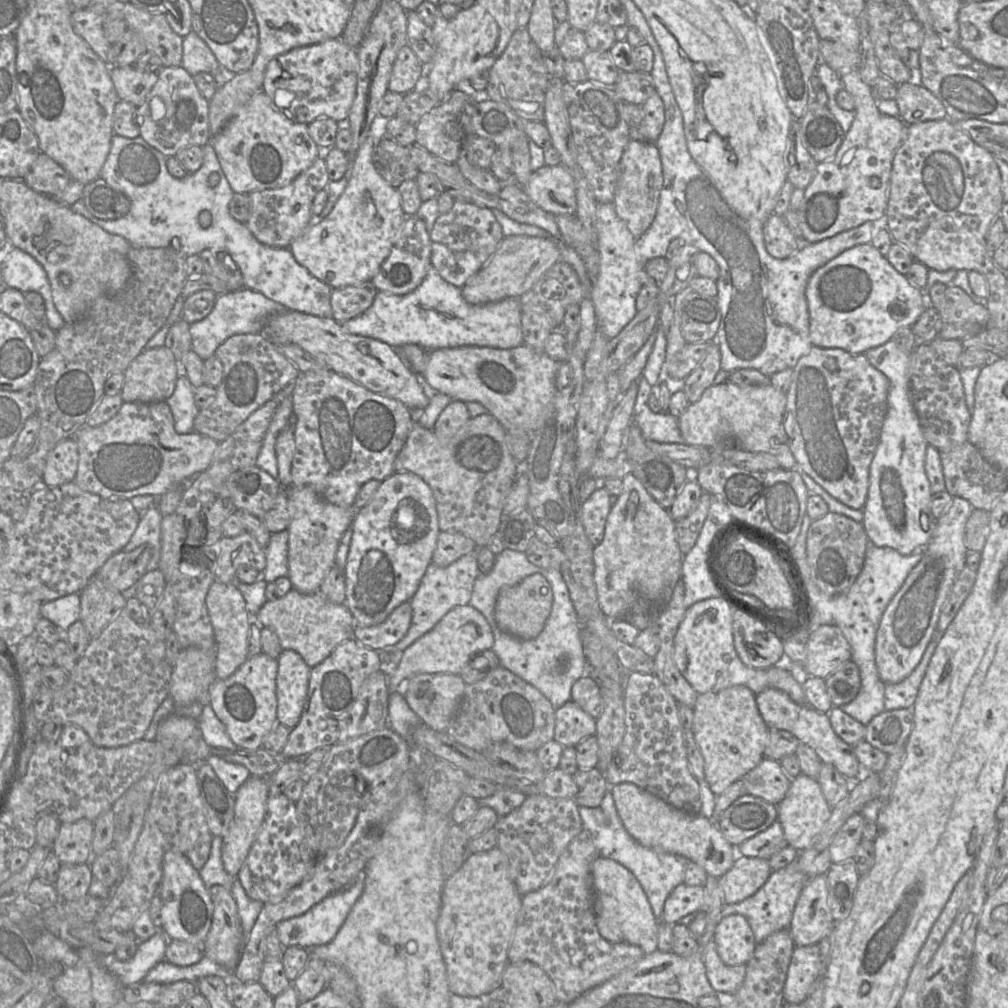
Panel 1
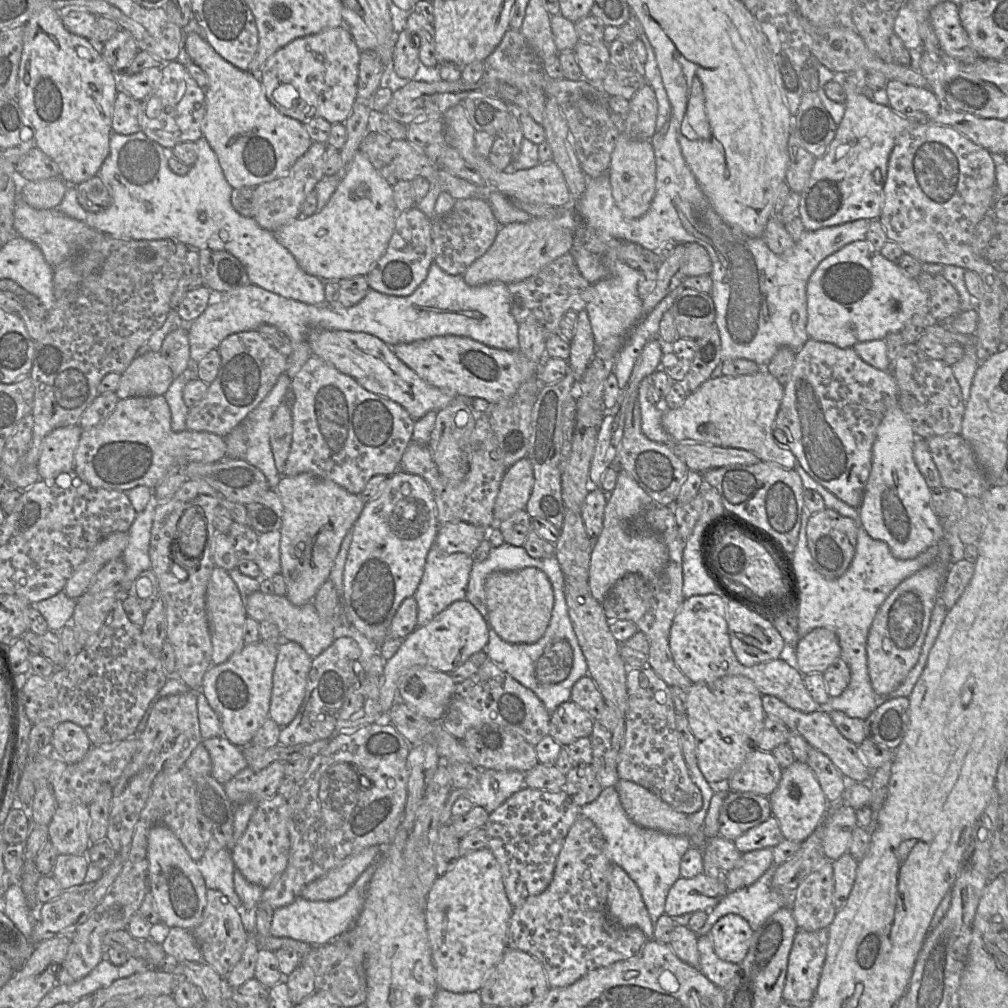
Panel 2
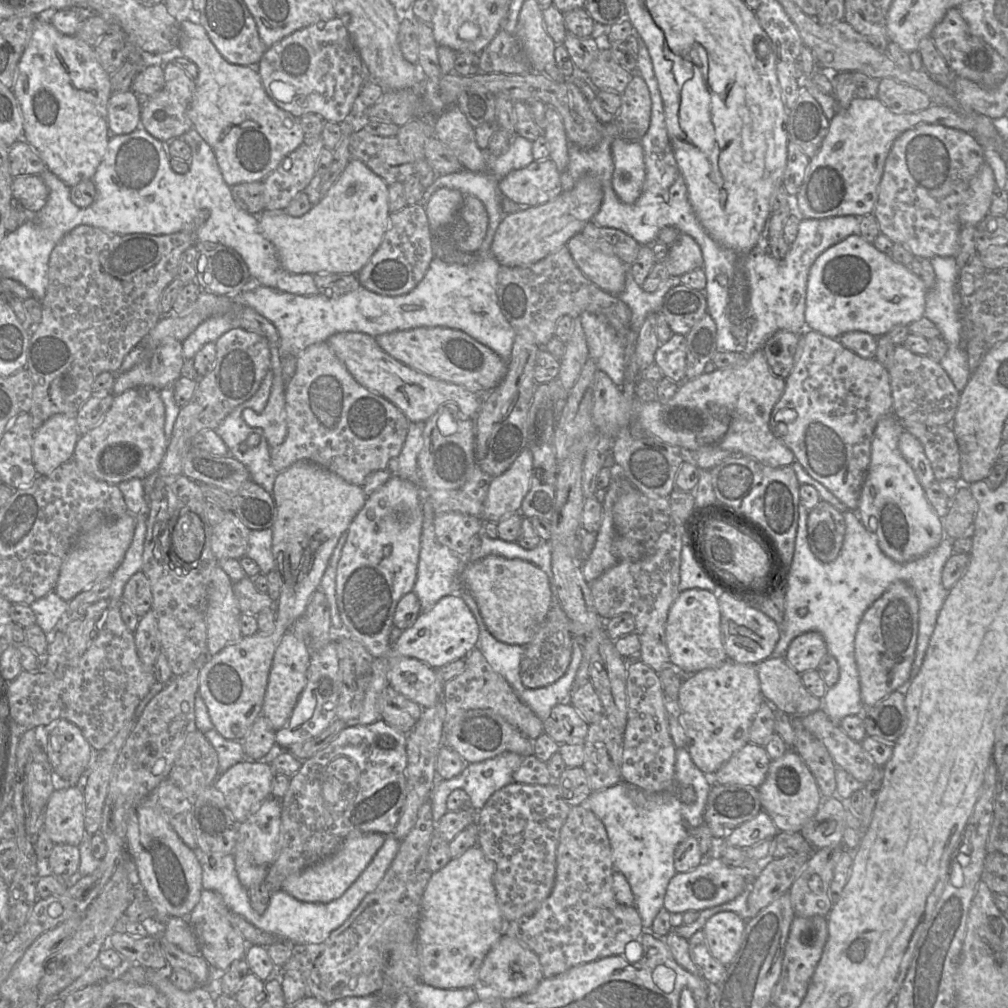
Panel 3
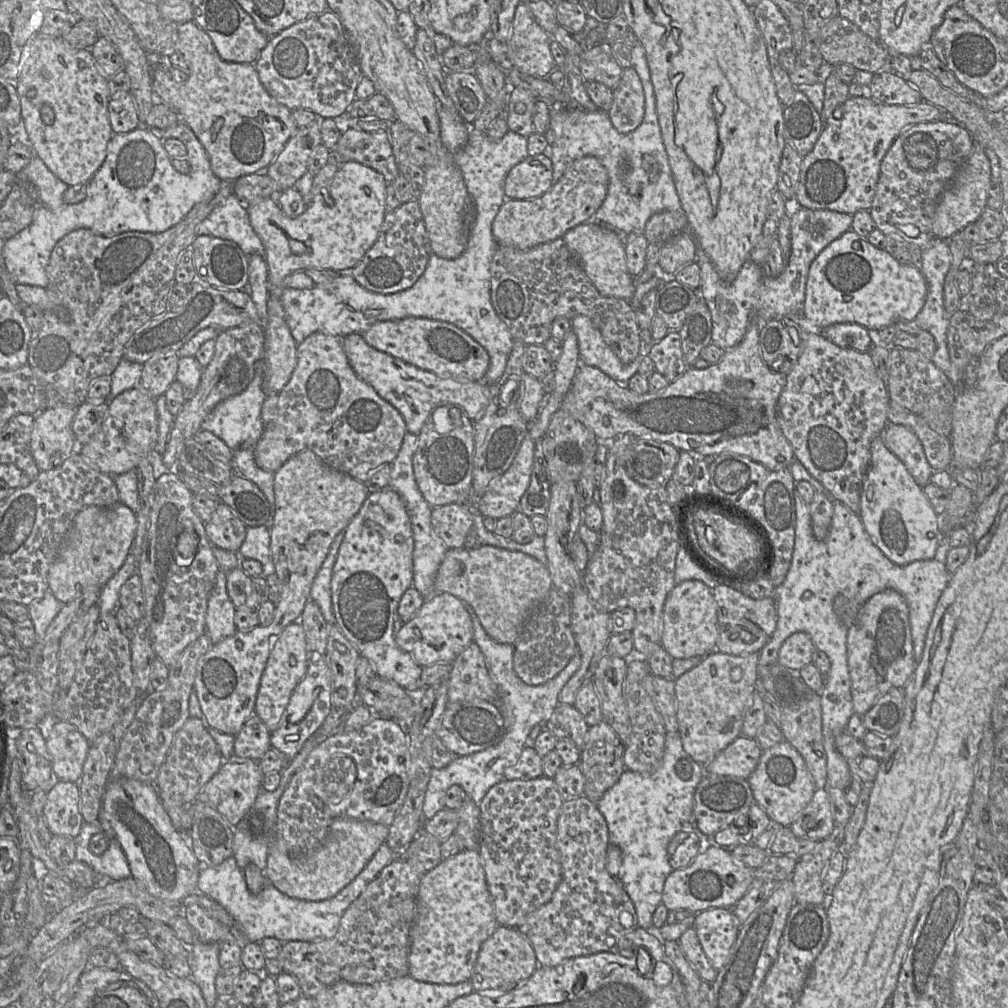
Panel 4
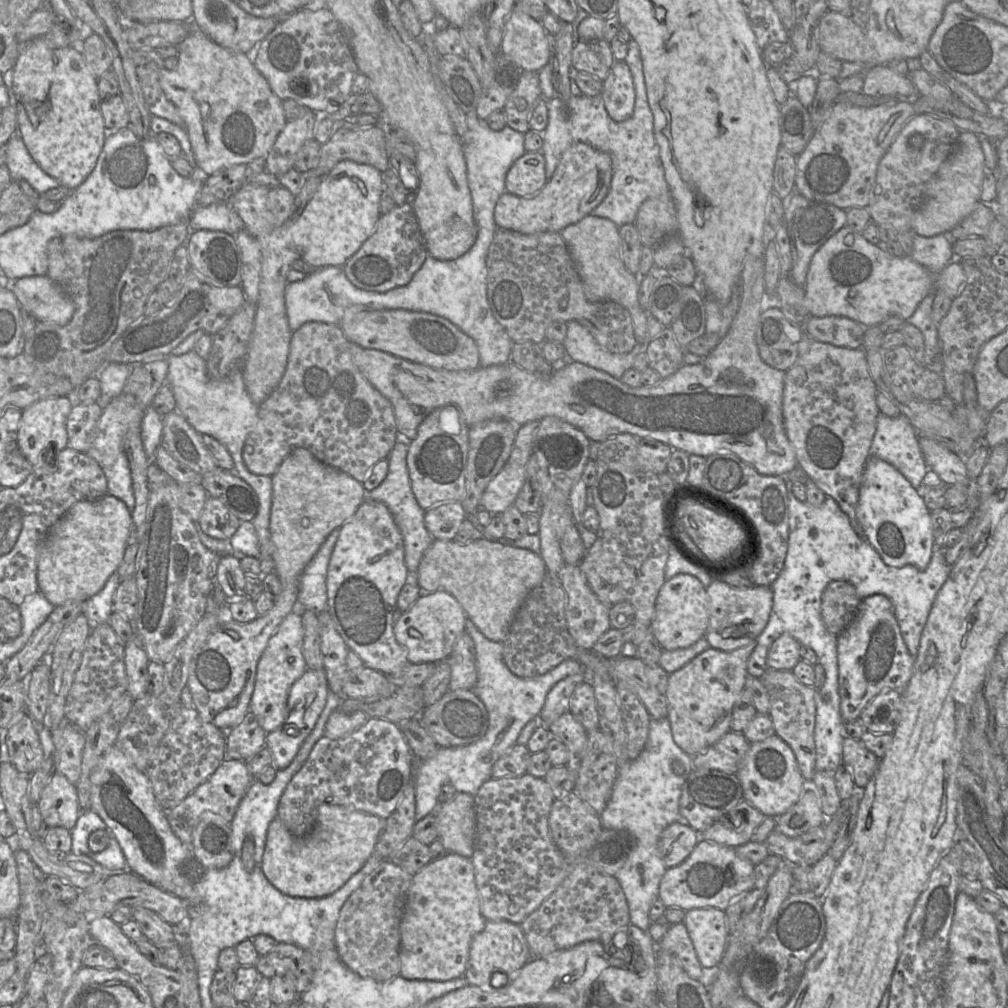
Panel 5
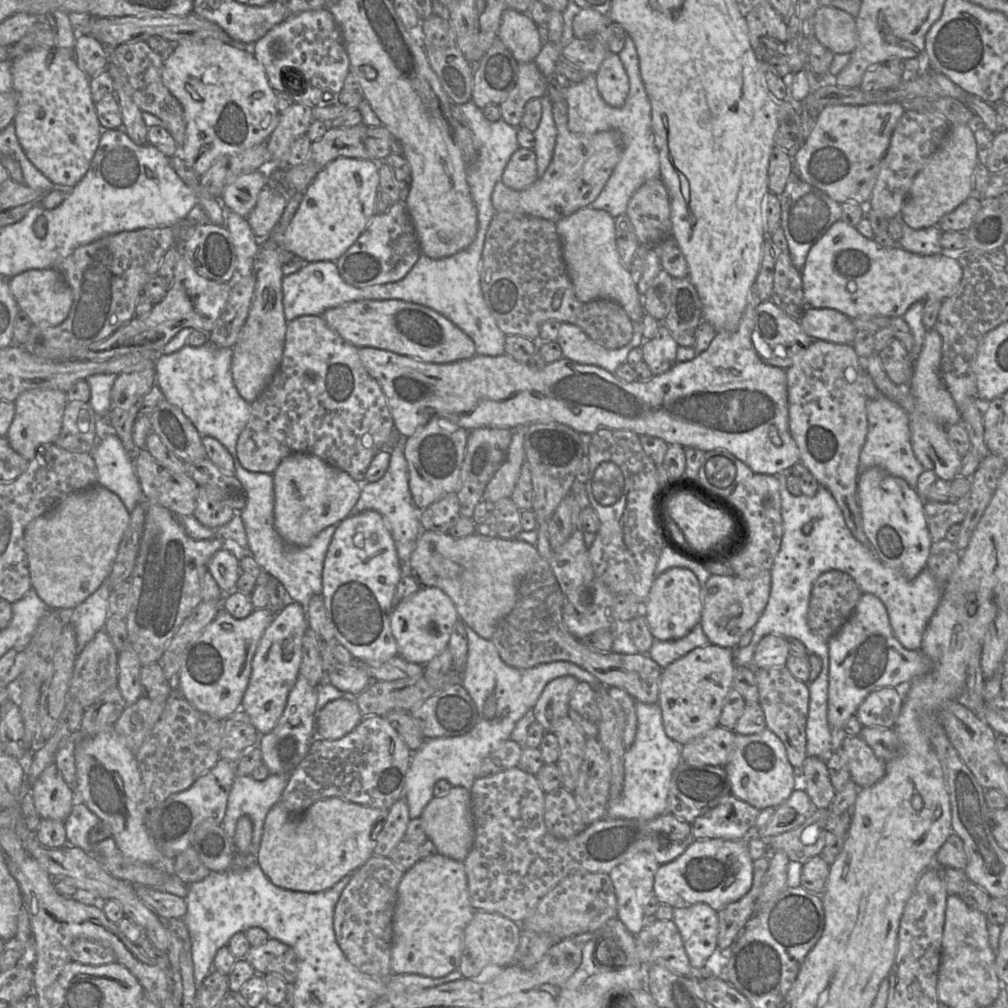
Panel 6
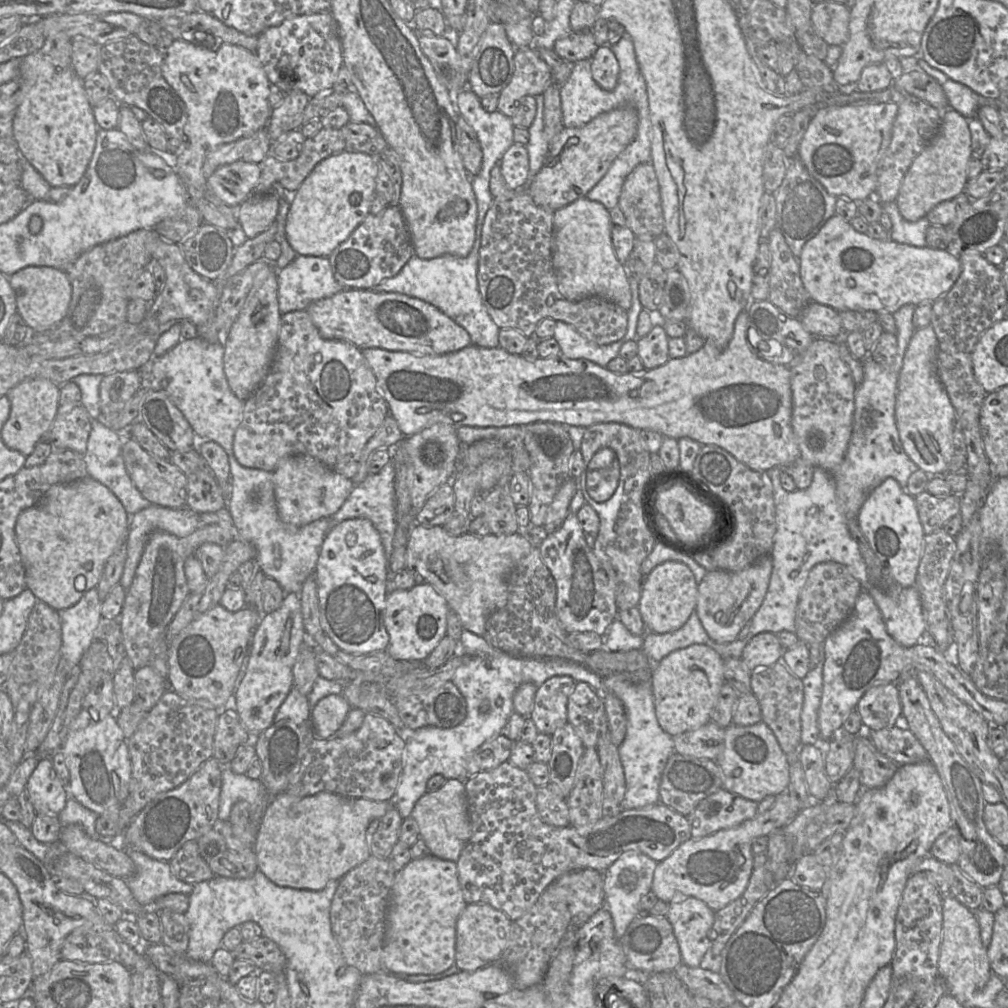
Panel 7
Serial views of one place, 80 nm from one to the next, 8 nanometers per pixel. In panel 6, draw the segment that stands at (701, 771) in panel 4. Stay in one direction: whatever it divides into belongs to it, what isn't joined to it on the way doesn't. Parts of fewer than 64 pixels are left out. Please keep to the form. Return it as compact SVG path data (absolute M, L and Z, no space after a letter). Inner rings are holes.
M635 703L637 731L634 743L624 756L624 786L618 803L609 805L608 819L654 819L667 812L667 797L673 771L682 761L681 746L664 731L658 704ZM639 852L608 874L617 897L619 919L636 935L647 919L643 907L654 894L654 877L660 864L650 852Z

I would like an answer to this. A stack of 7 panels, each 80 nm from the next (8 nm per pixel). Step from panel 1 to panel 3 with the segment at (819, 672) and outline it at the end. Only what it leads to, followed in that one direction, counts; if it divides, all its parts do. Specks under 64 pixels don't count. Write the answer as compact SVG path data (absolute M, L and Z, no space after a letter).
M808 631L791 641L785 653L785 659L795 671L802 674L817 670L820 661L827 654L827 645L822 634Z

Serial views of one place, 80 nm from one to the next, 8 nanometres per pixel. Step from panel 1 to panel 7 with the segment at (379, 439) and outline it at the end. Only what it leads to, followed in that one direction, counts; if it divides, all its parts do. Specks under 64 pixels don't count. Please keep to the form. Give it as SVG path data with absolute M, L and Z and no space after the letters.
M306 311L285 313L281 315L278 343L270 370L261 385L244 401L242 420L234 434L234 455L243 467L261 469L268 472L274 472L279 461L285 457L305 455L315 458L337 473L351 479L358 471L360 457L366 443L375 434L388 414L388 405L381 393L374 373L363 357L362 350L349 342L327 340L321 337Z

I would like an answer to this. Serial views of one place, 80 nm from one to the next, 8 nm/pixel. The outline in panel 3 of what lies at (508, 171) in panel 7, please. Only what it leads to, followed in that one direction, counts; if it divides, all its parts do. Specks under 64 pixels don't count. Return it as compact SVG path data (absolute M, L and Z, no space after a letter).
M549 158L534 160L528 166L513 170L504 176L499 182L499 189L503 196L523 206L537 206L548 202L563 192L561 173L555 163Z

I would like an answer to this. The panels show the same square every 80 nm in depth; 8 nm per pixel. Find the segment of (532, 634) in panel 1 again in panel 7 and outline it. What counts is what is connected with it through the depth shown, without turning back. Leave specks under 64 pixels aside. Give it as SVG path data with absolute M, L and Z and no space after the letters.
M414 523L408 534L405 569L413 573L416 584L430 584L446 600L449 608L459 617L463 629L482 636L490 614L507 603L509 573L523 557L530 553L532 547L531 543L519 533L484 536L465 533L451 536L442 526L428 527Z

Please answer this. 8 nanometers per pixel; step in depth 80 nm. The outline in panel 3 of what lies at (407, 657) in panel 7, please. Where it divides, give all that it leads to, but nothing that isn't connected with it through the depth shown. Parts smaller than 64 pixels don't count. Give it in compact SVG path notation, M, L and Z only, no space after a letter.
M458 594L442 597L430 610L420 612L412 626L402 631L395 642L395 654L411 657L433 669L463 659L477 647L479 627L465 601Z

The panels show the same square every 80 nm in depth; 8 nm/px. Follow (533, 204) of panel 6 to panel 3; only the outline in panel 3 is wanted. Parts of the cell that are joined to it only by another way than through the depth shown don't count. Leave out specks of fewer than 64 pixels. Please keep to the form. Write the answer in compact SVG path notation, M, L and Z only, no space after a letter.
M584 175L572 189L563 191L548 202L504 215L494 234L491 253L503 266L534 264L566 246L574 235L580 233L599 211L602 200L600 181L592 175Z

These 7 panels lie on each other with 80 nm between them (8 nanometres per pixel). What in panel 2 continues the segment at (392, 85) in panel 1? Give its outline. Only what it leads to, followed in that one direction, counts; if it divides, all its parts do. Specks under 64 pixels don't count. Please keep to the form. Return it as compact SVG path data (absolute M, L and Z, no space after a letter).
M406 28L397 35L392 69L399 78L412 80L418 70L420 38Z

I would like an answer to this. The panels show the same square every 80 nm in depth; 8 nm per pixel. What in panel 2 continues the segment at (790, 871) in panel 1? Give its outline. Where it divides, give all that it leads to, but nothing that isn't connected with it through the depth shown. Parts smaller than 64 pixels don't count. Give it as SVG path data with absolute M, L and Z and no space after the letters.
M772 865L756 882L751 884L750 886L738 889L734 892L728 892L728 894L711 910L707 911L708 916L705 924L695 932L697 936L702 936L709 934L712 926L724 915L734 913L743 917L751 927L753 931L757 930L773 913L779 910L782 907L789 906L793 911L793 895L792 896L784 896L777 891L775 891L772 887L772 879L774 873L776 871L776 866Z

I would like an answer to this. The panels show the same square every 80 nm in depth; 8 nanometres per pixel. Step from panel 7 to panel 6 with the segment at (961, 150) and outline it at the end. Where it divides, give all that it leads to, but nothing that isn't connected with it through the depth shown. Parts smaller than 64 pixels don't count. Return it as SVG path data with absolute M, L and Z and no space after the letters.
M968 124L951 125L938 149L914 178L902 205L901 216L913 229L936 225L947 213L964 202L972 192L972 176L978 163L974 132Z

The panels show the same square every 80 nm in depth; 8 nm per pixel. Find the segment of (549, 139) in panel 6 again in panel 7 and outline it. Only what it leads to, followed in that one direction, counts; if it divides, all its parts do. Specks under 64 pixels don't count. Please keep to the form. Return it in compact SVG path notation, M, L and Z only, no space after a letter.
M543 95L533 96L537 109L533 123L528 128L529 141L525 145L529 156L529 177L532 179L542 168L549 153L549 142L544 133L544 98Z

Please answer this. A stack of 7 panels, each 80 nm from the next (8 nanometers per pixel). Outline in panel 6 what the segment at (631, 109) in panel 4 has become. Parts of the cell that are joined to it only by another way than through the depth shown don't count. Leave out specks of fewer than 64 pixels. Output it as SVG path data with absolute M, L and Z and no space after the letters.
M607 52L595 78L598 92L609 106L624 105L629 93L629 78L617 54Z

